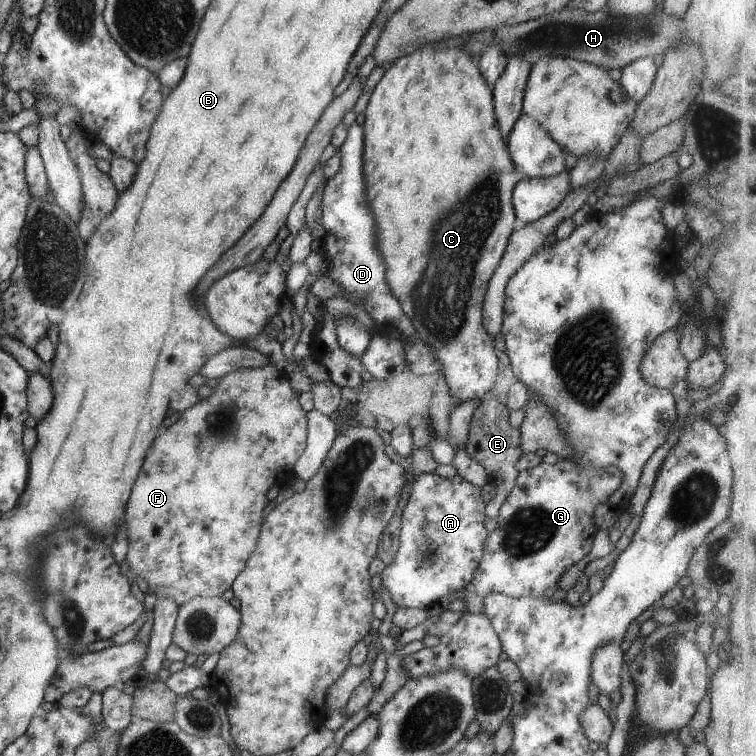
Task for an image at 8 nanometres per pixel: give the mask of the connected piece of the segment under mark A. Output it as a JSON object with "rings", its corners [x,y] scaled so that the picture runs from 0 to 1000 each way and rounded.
{"rings":[[[575,626],[549,630],[529,679],[528,725],[520,741],[504,754],[507,778],[515,794],[528,803],[565,807],[626,765],[636,738],[642,702],[636,646],[604,627],[586,632]]]}

